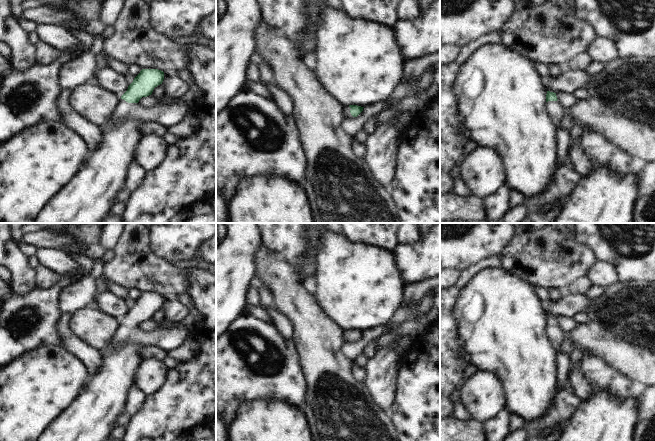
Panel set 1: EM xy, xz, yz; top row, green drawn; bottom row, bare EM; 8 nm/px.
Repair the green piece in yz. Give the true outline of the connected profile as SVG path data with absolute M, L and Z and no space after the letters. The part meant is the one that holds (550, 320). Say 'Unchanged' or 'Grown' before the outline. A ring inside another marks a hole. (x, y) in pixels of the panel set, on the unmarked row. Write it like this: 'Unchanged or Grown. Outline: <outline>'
Grown. Outline: M547 315L546 318L546 334L548 336L548 340L557 351L560 349L560 346L564 339L564 332L557 325L556 317Z

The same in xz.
Grown. Outline: M349 329L345 330L343 333L344 341L357 341L362 335L364 331L357 329Z

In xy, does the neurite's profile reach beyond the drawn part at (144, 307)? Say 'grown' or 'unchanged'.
grown

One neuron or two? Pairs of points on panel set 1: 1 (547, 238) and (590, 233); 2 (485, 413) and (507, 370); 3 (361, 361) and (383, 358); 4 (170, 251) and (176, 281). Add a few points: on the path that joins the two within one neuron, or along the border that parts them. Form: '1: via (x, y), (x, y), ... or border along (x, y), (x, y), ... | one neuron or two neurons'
1: border along (578, 241), (584, 244), (595, 257) | two neurons
2: border along (480, 370), (490, 370), (499, 379), (506, 405) | two neurons
3: border along (369, 359), (363, 367) | two neurons
4: border along (151, 249), (155, 254), (171, 263) | two neurons

